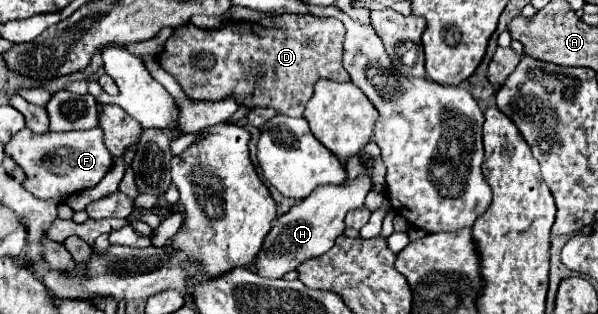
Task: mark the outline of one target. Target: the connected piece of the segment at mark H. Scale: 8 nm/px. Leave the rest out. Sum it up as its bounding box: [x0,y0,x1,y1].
[254,174,374,278]

